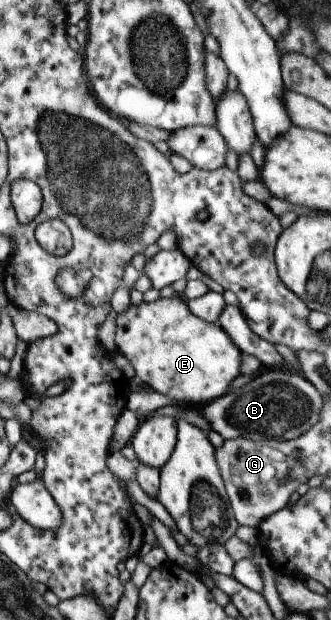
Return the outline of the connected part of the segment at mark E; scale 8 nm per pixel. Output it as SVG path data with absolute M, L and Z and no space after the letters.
M158 298L155 302L140 302L138 306L130 305L126 312L116 314L116 330L114 330L114 344L117 353L130 362L134 370L134 379L153 392L167 396L172 400L181 400L189 405L201 407L218 396L230 394L229 385L240 375L240 364L243 353L234 346L217 323L210 324L200 320L188 310L182 298Z

